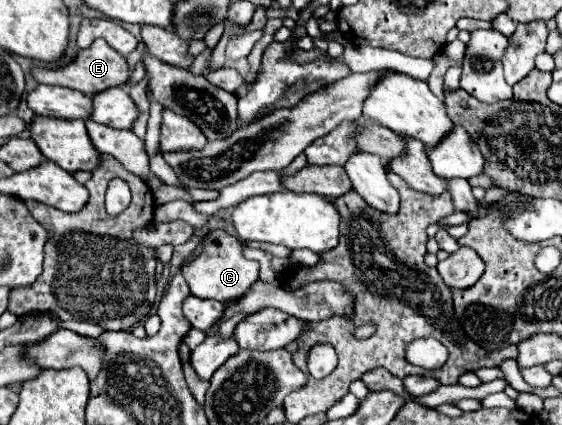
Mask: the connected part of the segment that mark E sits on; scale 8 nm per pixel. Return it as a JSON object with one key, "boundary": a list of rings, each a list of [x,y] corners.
{"boundary":[[[97,40],[95,46],[87,48],[87,50],[81,50],[79,56],[65,68],[59,68],[59,70],[47,70],[47,68],[33,68],[35,72],[35,80],[39,84],[51,84],[51,86],[65,86],[65,88],[73,88],[73,90],[79,90],[87,96],[95,96],[103,90],[109,90],[109,88],[115,88],[115,86],[121,86],[129,80],[131,76],[131,70],[127,66],[127,60],[115,52],[111,46],[107,46],[103,40]]]}

